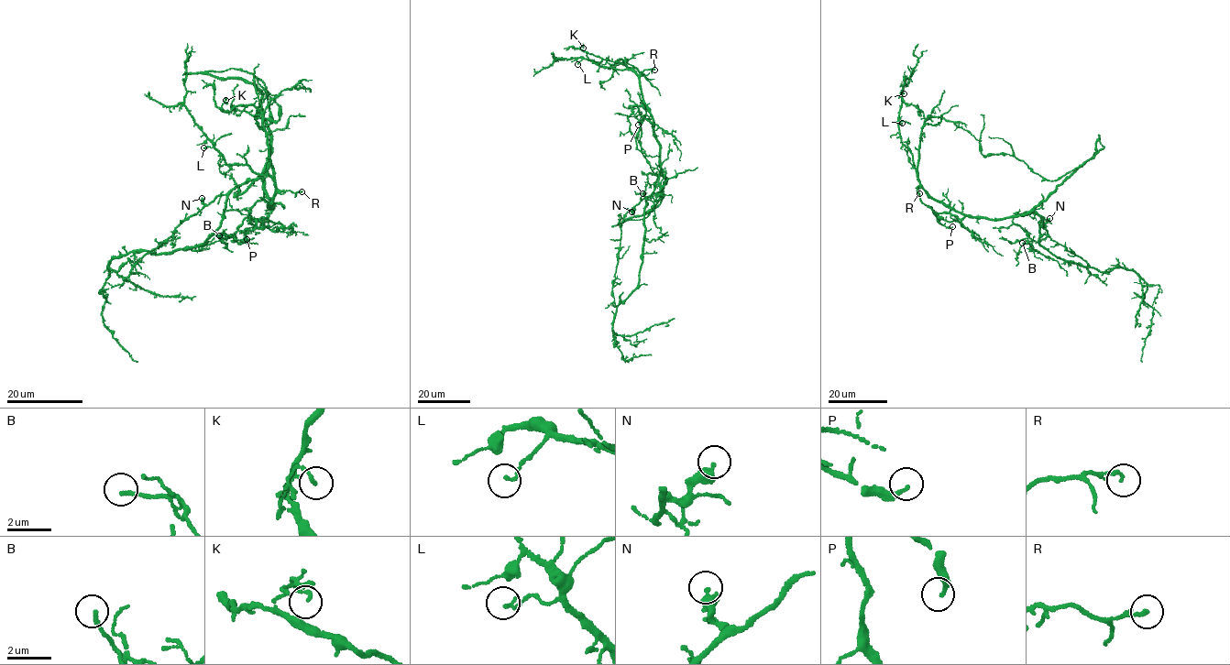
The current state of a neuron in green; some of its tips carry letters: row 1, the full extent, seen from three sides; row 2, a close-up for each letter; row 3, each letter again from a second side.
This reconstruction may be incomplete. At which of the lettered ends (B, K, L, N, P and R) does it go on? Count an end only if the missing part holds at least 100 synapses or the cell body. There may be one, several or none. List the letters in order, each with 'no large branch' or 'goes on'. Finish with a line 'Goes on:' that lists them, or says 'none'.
B: no large branch
K: no large branch
L: no large branch
N: no large branch
P: no large branch
R: no large branch
Goes on: none

